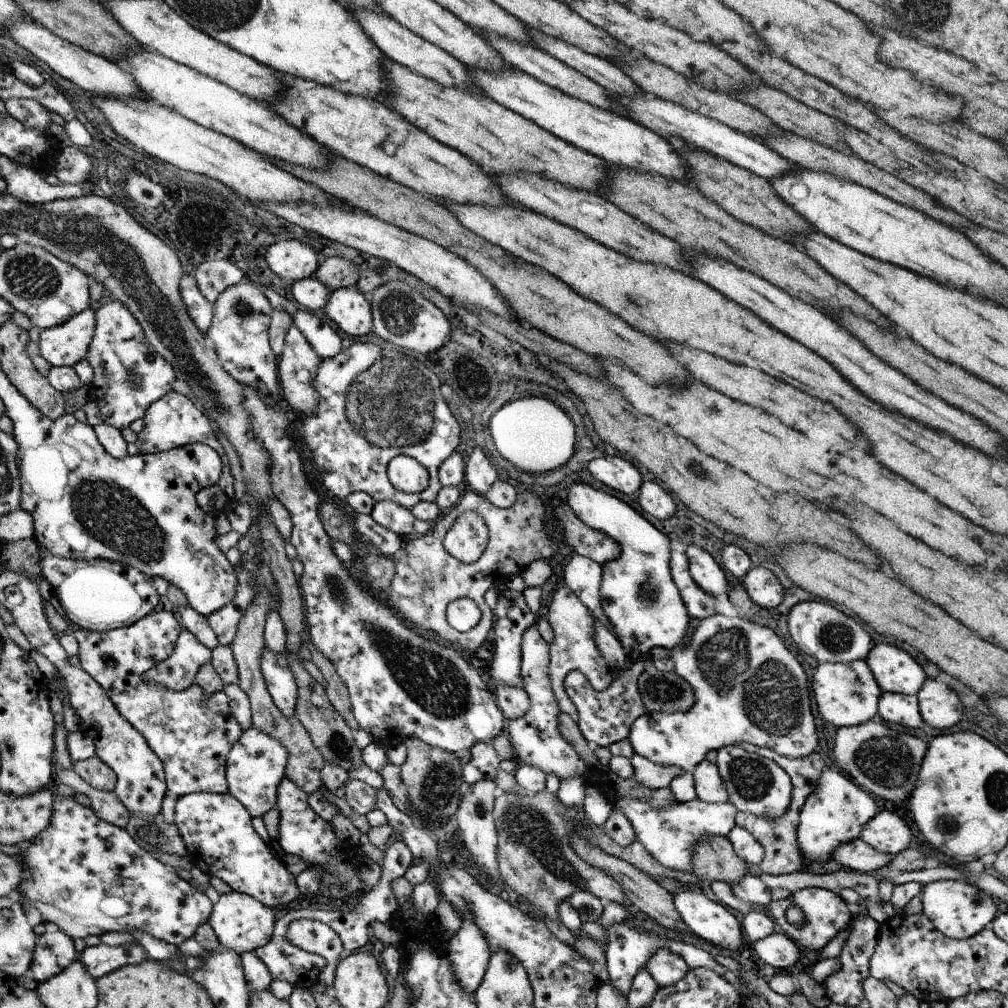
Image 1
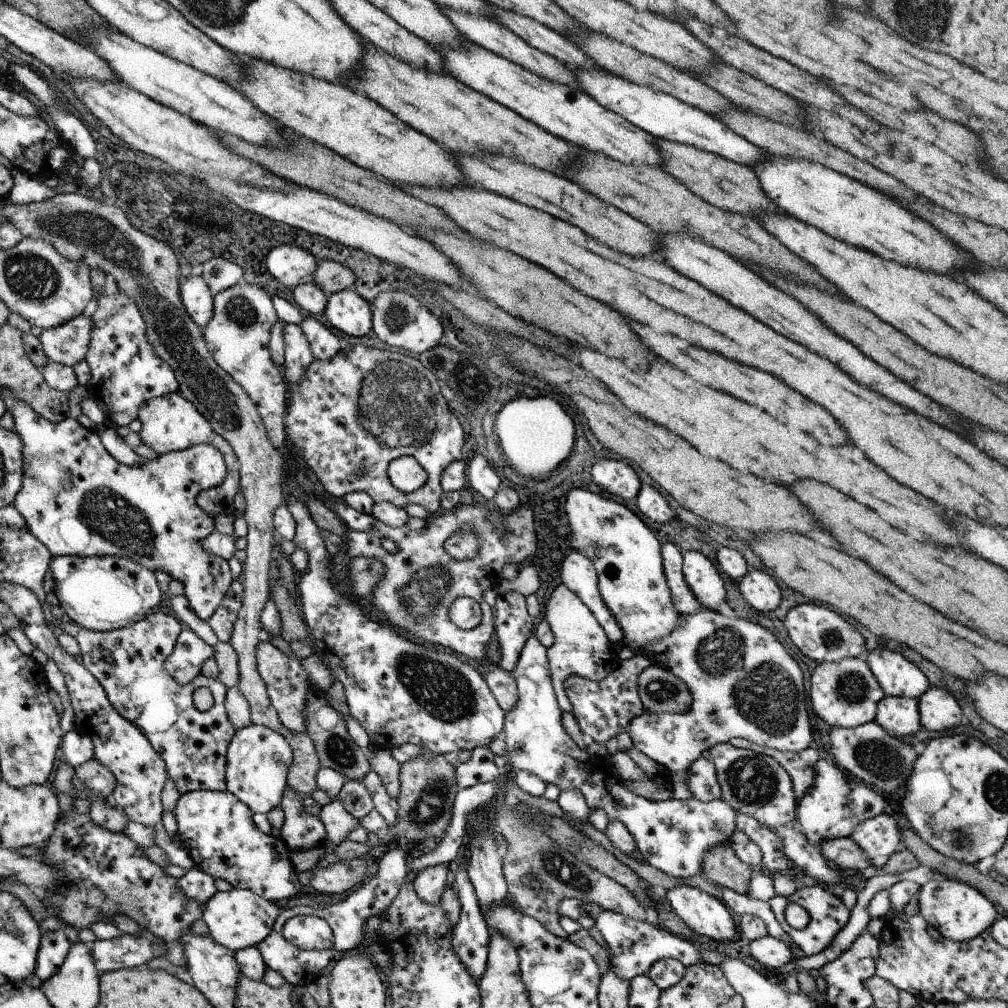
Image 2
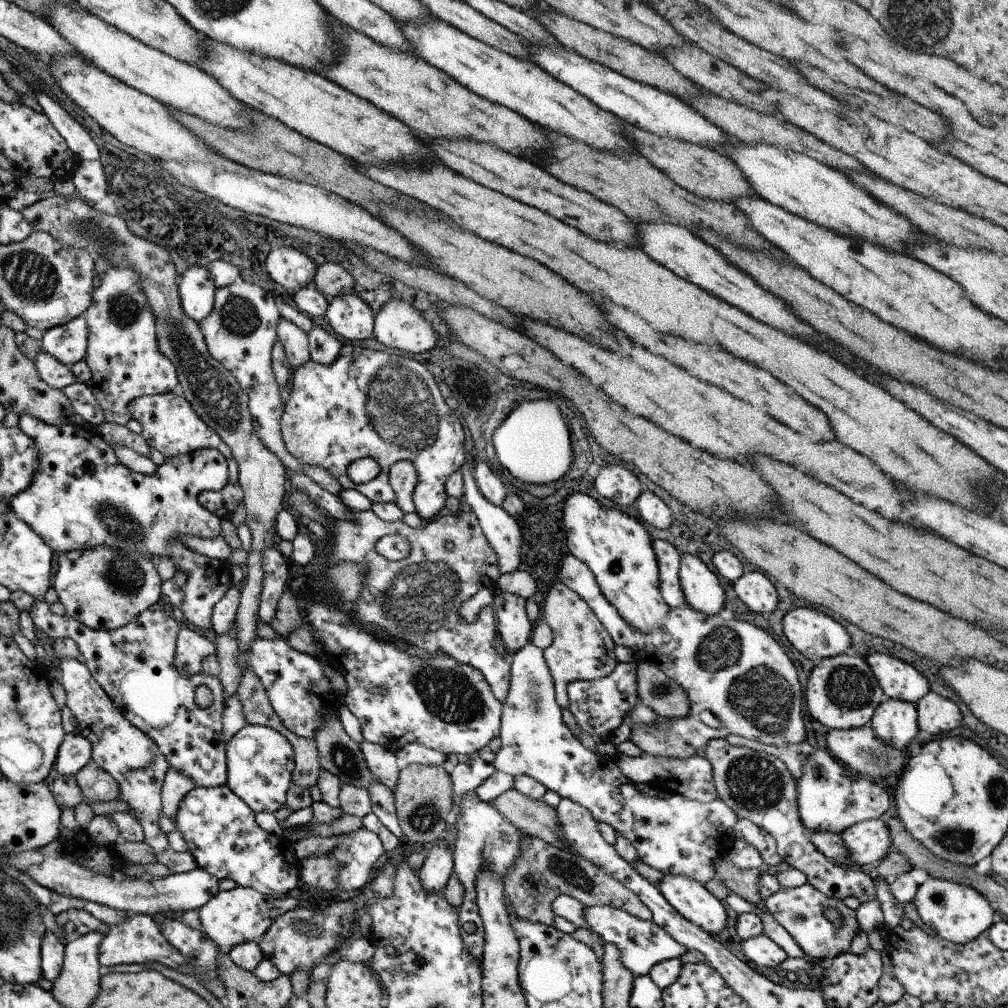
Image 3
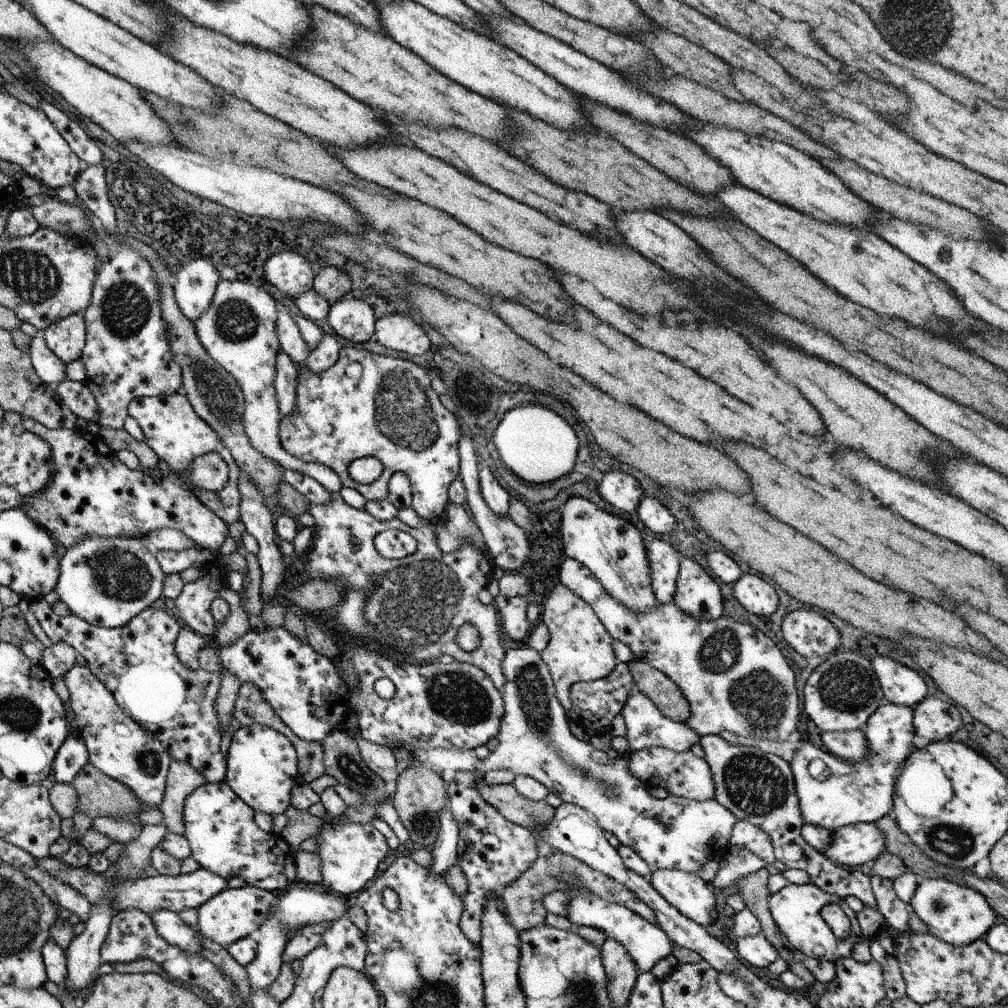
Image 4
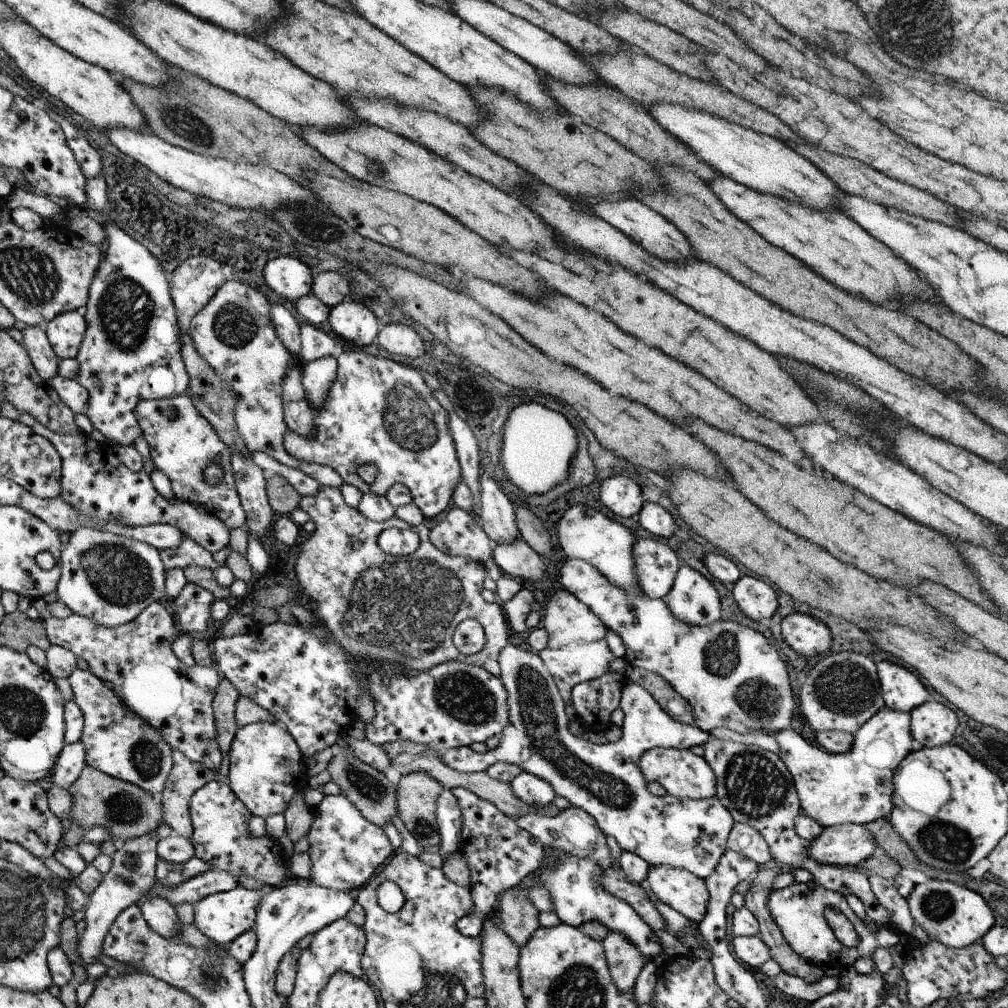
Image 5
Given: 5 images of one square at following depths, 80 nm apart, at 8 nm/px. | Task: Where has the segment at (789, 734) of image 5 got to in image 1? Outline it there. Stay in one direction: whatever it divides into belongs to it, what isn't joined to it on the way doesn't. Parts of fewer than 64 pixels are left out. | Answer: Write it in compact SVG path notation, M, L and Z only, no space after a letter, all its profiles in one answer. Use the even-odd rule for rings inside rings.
M883 691L878 701L877 716L879 720L902 724L906 728L920 728L924 725L916 695ZM825 768L819 783L799 812L797 841L803 858L810 862L828 862L834 851L841 845L860 839L864 826L881 809L877 799L858 785L855 785L844 773Z

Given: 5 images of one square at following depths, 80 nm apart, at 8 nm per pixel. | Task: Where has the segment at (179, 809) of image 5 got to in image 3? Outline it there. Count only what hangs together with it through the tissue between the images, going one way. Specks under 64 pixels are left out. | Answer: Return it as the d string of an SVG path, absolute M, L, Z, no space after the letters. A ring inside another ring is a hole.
M168 770L165 776L164 790L161 792L162 814L173 821L176 818L179 804L188 791L194 789L193 780L179 772Z

